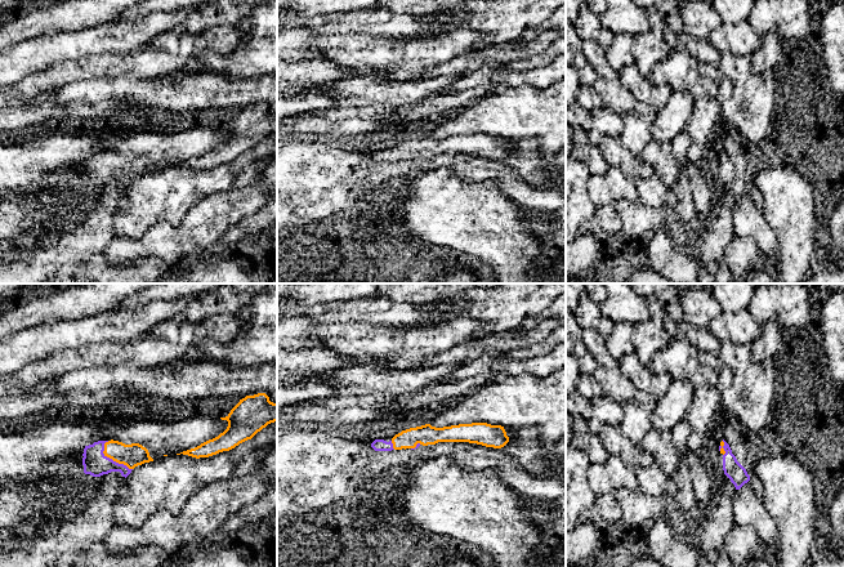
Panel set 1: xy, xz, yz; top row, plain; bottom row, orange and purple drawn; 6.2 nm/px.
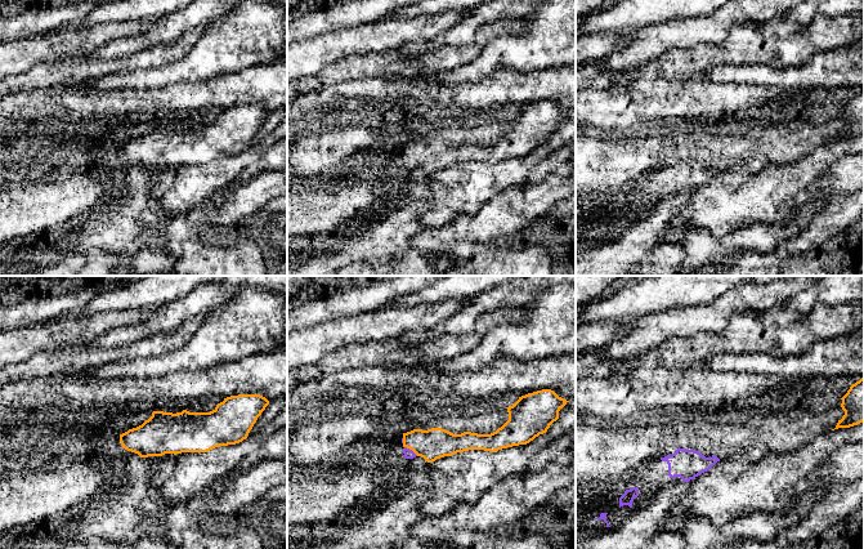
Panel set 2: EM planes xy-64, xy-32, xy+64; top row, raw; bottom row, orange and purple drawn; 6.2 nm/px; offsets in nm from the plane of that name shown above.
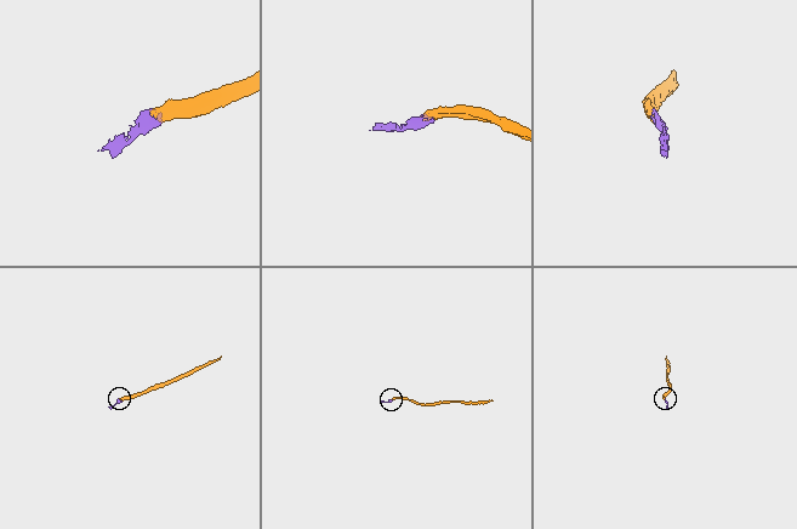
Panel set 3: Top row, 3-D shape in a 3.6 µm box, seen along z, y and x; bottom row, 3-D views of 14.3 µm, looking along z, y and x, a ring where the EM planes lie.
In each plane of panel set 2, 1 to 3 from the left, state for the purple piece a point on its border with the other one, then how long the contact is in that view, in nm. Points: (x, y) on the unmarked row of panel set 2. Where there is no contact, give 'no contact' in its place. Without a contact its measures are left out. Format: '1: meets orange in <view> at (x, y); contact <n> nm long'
1: no contact
2: meets orange in xy-32 at (411, 160); contact 110 nm long
3: no contact

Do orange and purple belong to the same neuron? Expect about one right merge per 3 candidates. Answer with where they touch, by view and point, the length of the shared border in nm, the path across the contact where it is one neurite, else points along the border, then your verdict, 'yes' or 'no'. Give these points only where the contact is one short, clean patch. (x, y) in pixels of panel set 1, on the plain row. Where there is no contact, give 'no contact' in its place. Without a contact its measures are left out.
meets orange in xy at (112, 170); contact 240 nm long; runs through xy (132, 166), (112, 170), (98, 170), (94, 173); yes

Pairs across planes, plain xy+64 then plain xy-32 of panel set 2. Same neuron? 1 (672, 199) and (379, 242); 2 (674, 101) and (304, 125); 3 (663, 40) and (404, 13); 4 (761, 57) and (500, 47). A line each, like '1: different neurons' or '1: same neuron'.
1: same neuron
2: same neuron
3: different neurons
4: different neurons

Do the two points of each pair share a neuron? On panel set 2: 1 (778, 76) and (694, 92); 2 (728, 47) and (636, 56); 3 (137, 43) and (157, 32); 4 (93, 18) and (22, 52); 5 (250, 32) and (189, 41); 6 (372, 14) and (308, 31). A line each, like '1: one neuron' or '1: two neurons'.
1: two neurons
2: two neurons
3: one neuron
4: two neurons
5: two neurons
6: one neuron

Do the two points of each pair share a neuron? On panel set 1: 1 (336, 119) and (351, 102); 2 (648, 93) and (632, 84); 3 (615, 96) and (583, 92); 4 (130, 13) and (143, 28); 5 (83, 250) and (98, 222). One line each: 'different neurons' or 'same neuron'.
1: different neurons
2: same neuron
3: different neurons
4: different neurons
5: same neuron

